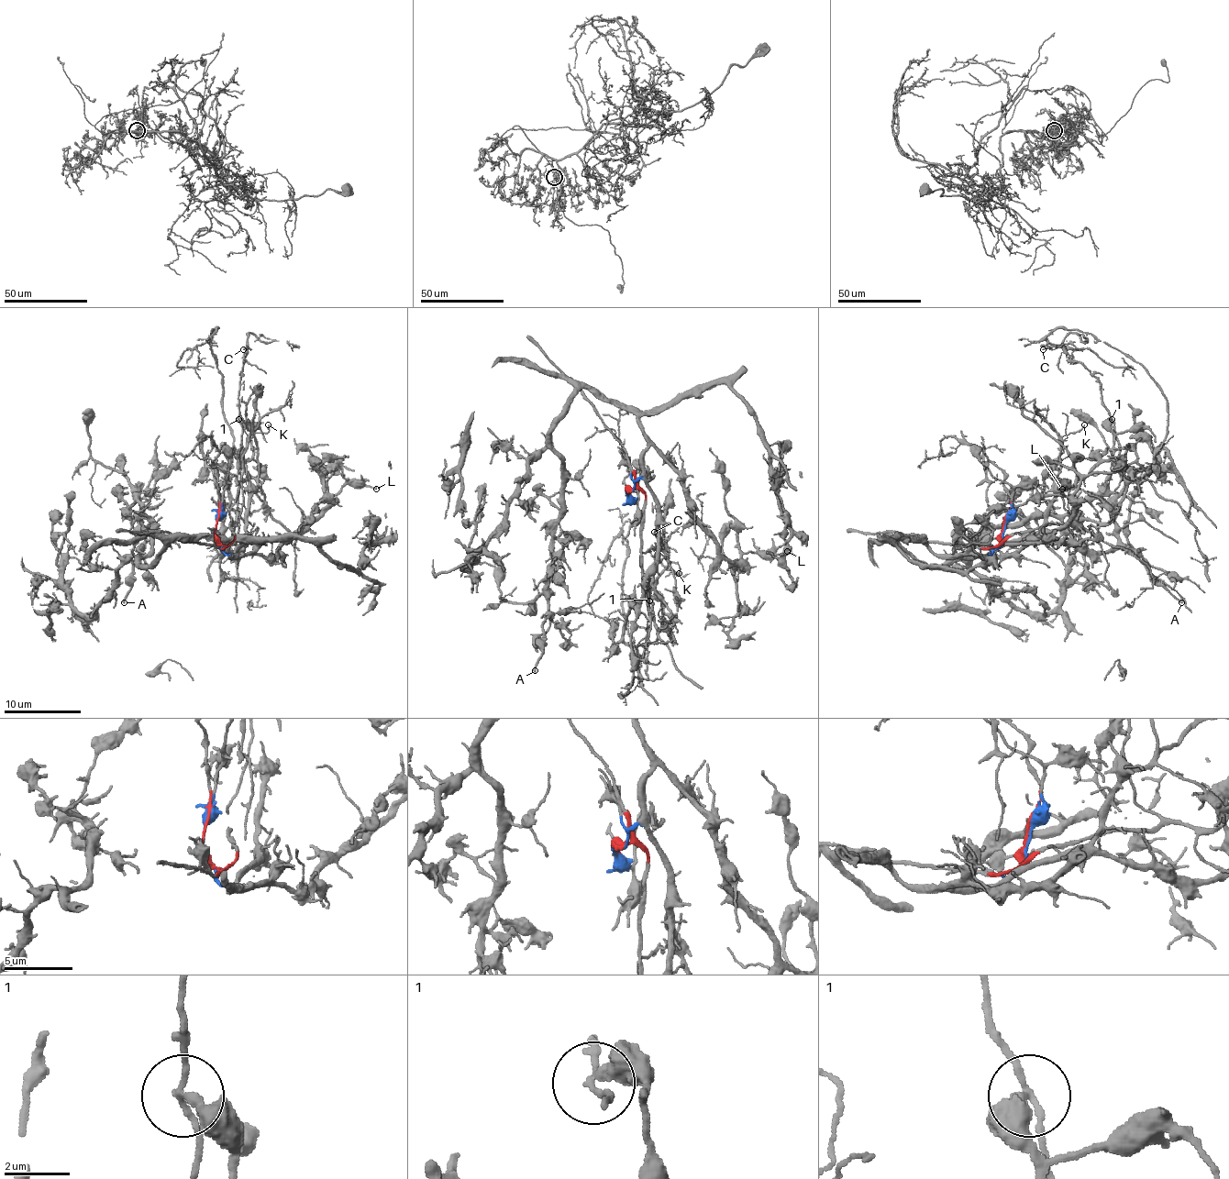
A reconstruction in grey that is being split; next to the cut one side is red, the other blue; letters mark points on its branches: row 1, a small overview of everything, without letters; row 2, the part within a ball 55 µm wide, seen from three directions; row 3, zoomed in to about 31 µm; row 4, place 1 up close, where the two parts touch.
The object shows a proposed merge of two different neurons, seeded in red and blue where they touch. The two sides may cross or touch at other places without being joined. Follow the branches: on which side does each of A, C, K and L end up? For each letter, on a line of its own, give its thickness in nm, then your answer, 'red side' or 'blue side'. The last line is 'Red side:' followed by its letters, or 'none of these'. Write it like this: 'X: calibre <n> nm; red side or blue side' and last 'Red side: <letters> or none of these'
A: calibre 200 nm; blue side
C: calibre 150 nm; red side
K: calibre 130 nm; red side
L: calibre 150 nm; blue side
Red side: C, K

